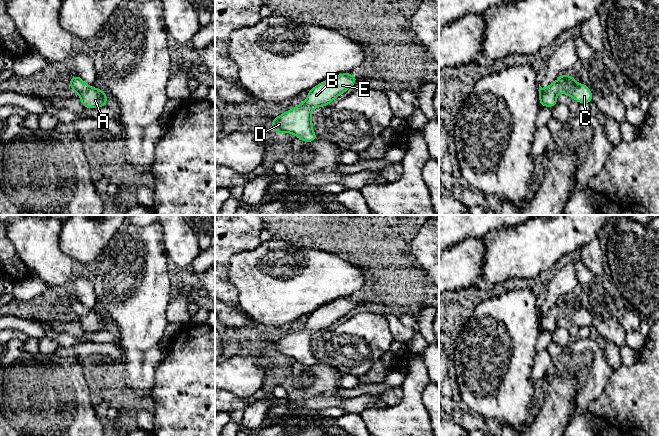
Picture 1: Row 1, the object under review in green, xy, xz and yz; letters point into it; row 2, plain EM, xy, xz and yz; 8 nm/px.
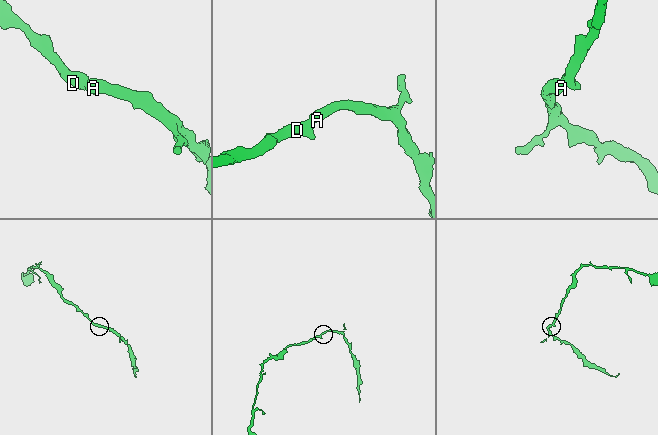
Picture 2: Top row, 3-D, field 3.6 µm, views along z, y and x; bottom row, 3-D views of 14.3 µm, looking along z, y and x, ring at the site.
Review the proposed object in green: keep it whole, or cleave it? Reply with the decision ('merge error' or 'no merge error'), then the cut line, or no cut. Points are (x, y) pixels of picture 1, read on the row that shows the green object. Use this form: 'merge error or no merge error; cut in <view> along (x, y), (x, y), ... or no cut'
no merge error; no cut

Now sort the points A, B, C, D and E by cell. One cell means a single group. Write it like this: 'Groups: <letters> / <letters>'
Groups: A B C D E

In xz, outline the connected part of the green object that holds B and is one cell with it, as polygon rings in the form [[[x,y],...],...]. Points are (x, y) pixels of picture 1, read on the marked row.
[[[348,72],[319,83],[308,91],[308,97],[303,103],[277,116],[271,123],[271,129],[278,134],[292,133],[307,143],[318,139],[313,131],[311,111],[329,105],[356,82],[357,78]]]

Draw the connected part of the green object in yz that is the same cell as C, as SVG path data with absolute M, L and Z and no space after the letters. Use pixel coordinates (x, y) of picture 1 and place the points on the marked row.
M565 73L545 88L539 84L540 105L554 107L557 103L557 95L560 93L567 94L578 103L592 103L592 92L588 86L577 83L574 77Z

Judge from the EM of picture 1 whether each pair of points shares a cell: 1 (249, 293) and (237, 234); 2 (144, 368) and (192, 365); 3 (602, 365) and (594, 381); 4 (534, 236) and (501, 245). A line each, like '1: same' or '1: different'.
1: different
2: different
3: same
4: same

